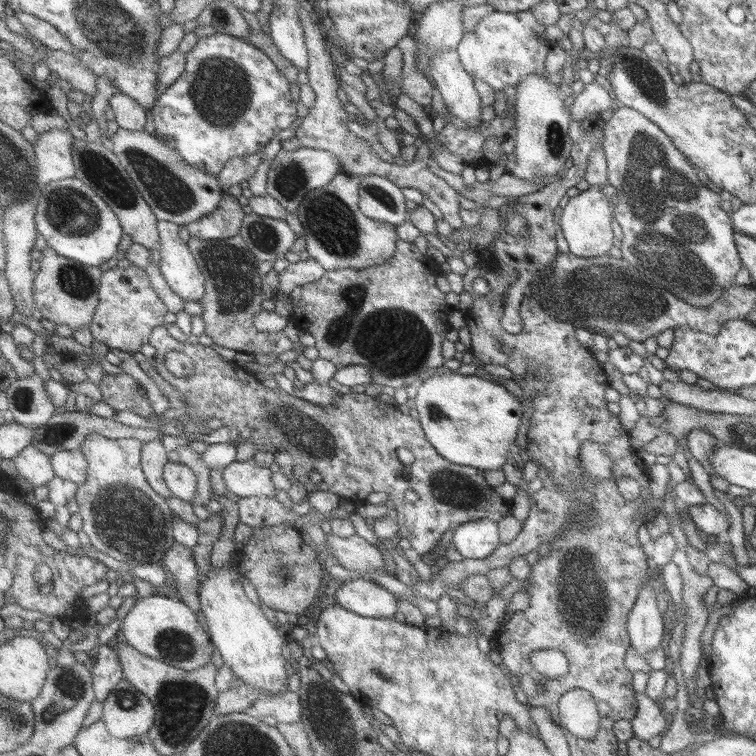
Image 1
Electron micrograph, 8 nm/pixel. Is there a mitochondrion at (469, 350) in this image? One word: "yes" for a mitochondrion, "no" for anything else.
no

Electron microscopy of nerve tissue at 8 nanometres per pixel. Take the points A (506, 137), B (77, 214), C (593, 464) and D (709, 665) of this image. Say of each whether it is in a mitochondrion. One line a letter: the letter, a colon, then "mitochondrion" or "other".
A: other
B: mitochondrion
C: mitochondrion
D: other

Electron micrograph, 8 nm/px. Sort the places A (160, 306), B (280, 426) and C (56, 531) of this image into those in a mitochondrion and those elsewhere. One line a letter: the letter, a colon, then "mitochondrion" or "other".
A: other
B: mitochondrion
C: other

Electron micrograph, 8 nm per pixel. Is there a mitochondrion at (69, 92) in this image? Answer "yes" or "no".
no

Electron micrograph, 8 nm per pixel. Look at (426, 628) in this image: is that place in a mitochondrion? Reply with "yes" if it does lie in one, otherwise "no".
no

